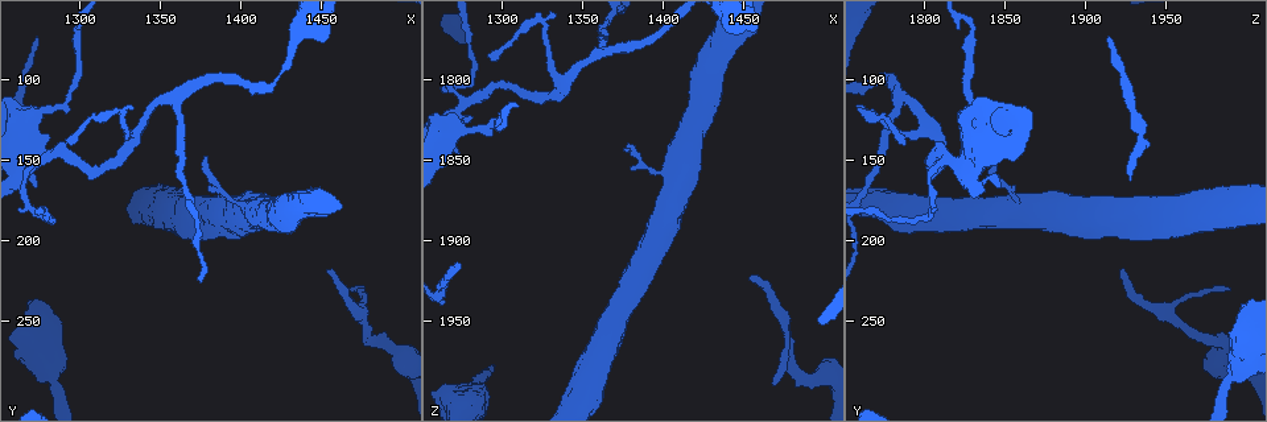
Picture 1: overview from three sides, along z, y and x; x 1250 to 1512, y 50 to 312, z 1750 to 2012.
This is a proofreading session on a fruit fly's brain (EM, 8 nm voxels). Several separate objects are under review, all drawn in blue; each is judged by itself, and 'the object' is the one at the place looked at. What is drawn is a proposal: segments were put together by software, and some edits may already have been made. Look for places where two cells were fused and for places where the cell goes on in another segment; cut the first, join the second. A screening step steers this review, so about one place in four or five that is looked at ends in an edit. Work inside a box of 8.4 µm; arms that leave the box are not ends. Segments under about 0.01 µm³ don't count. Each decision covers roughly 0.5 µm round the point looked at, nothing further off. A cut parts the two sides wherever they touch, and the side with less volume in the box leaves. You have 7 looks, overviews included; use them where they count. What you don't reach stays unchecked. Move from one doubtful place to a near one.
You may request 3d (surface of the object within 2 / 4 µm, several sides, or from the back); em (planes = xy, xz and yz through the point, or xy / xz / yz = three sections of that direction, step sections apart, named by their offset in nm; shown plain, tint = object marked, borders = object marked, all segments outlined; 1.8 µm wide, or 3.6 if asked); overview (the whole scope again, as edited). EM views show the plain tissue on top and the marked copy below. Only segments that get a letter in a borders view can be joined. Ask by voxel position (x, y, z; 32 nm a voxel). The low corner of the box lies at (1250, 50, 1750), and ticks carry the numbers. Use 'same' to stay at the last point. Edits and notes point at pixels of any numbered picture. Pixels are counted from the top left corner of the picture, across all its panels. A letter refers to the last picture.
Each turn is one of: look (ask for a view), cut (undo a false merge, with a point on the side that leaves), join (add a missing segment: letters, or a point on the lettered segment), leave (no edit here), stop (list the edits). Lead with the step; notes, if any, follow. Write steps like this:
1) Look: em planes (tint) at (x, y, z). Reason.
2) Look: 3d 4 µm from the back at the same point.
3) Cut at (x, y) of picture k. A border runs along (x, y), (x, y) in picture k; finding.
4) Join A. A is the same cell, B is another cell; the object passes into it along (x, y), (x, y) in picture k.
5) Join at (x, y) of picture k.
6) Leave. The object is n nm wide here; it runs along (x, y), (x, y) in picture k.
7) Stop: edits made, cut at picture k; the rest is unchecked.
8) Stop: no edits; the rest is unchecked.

Look: em planes (borders) at (1276, 152, 1818). Arms part here.

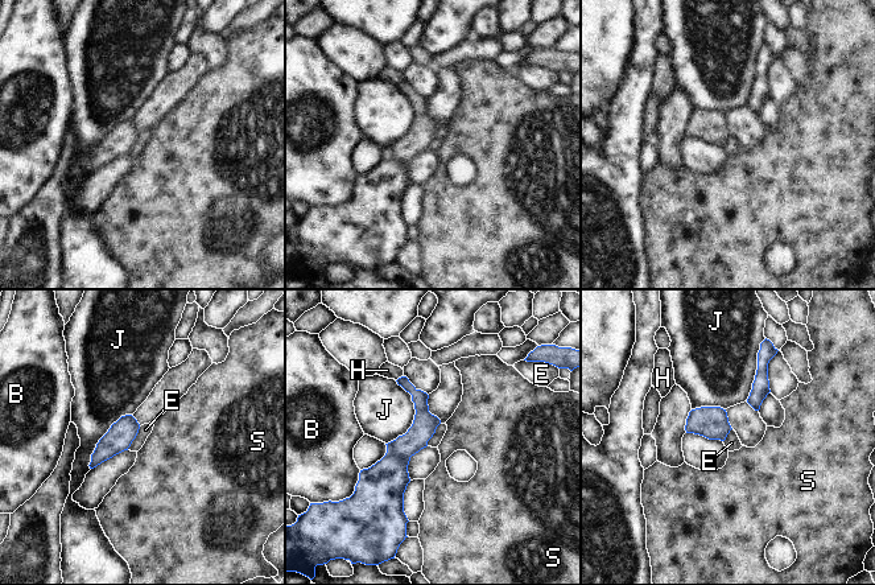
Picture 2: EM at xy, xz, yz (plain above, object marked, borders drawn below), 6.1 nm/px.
Cut at (380, 489) of picture 2. B, E, H, J and S are other cells; a border runs along (387, 452), (395, 452), (409, 458) in picture 2; a second cell is stuck on.

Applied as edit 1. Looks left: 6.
Look: overview. Redraw.

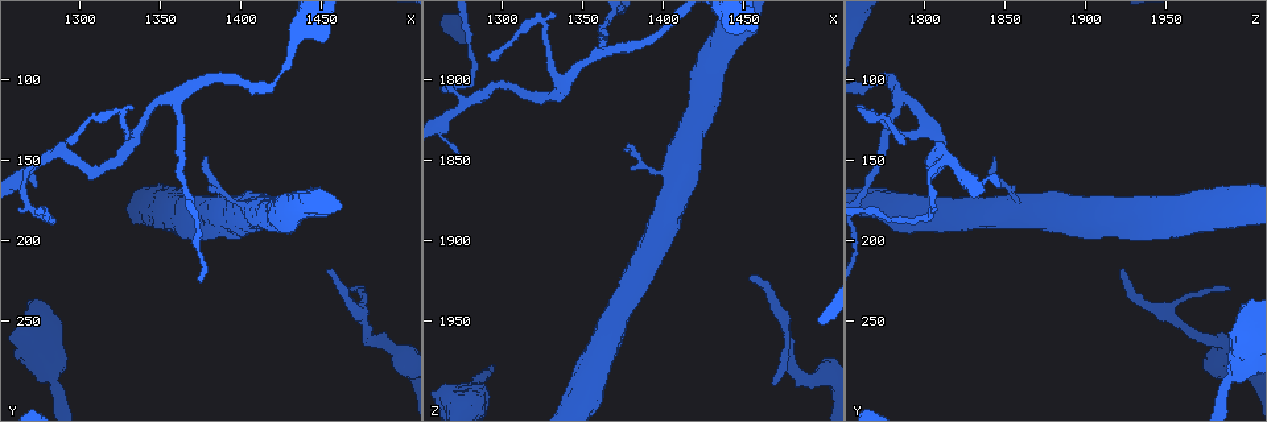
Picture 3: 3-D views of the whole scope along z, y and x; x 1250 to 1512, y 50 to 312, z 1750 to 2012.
Look: 3d 2 µm at (1360, 110, 1780). Branch point.

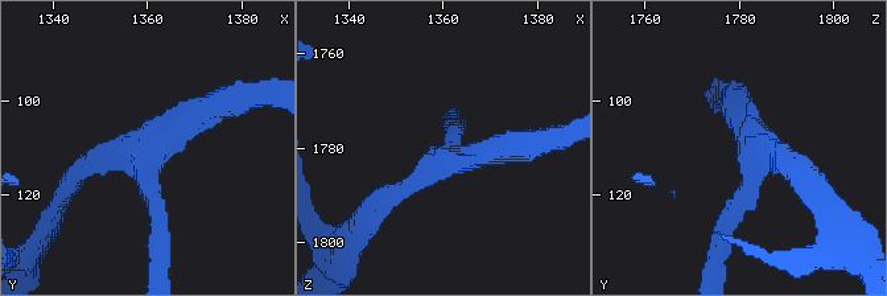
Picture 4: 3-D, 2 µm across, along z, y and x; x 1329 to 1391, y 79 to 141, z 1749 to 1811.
Look: em xy step 8 (tint) at (1361, 109, 1783). 3 arms meet here.

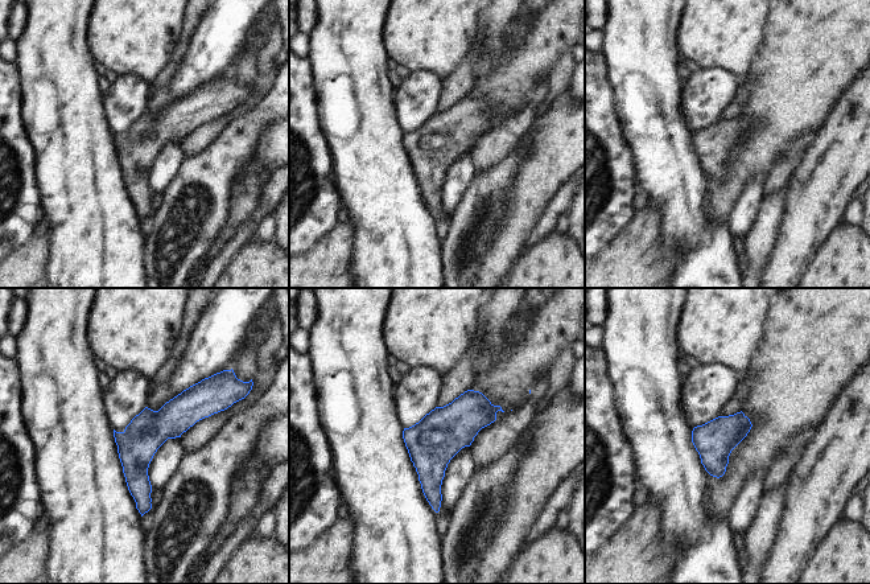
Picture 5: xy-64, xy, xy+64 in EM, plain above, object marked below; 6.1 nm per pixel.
Look: em xy step 8 (borders) at the same point.

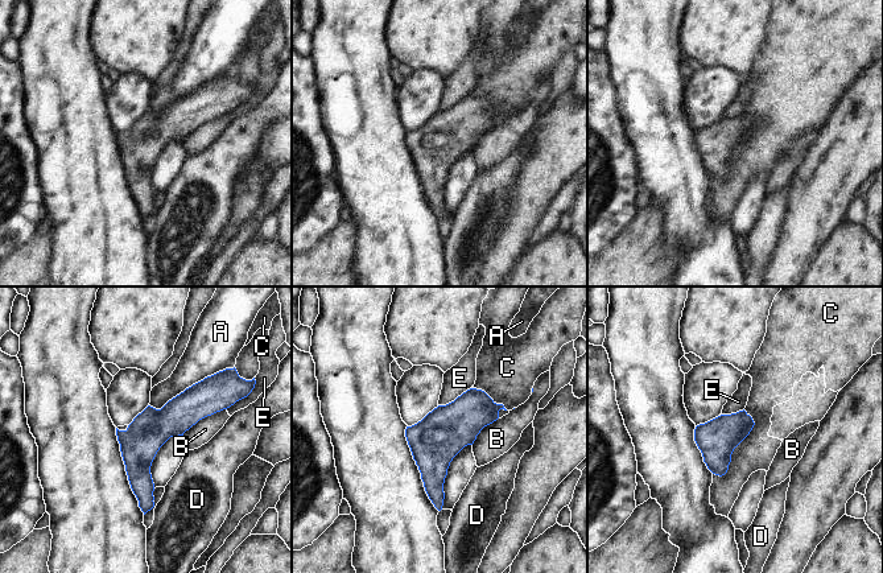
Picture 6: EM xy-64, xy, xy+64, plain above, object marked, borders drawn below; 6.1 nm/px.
Leave. The longest contact is with C, 440 nm; A, B, C, D and E are other cells; all the same cell.

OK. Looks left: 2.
Look: 3d 2 µm at (1456, 218, 1922).

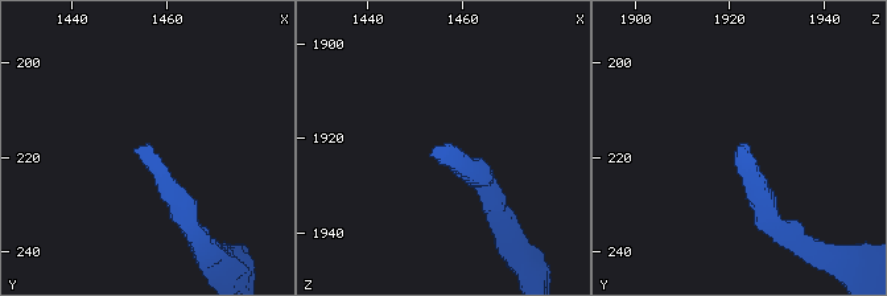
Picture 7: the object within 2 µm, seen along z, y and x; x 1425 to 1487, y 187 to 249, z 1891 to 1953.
Look: em planes (borders) at (1455, 217, 1922). Now the EM.

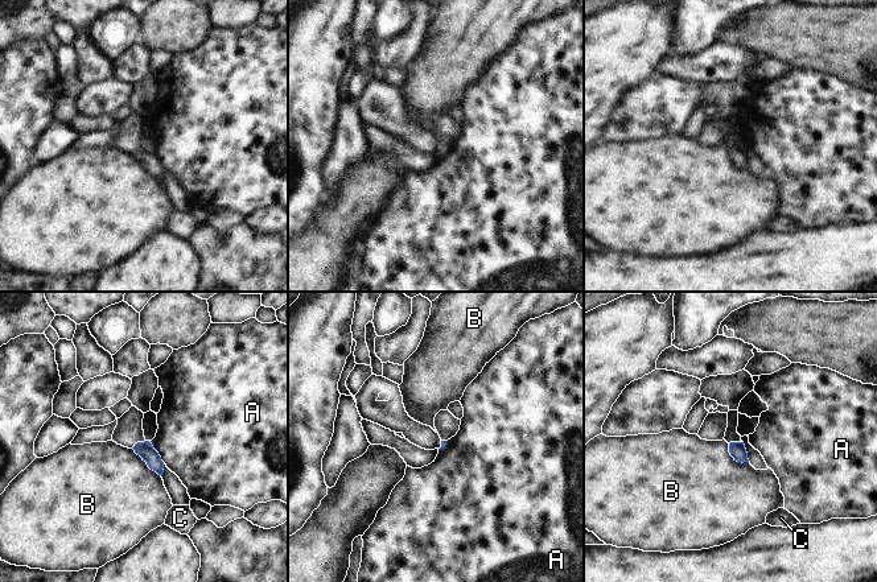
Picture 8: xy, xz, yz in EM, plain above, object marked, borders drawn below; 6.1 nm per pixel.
Leave. The longest contact is with B, 240 nm; A, B and C are other cells; no lettered segment goes on from it.

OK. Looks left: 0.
Stop: edits made, cut at picture 2; the rest is unchecked.

